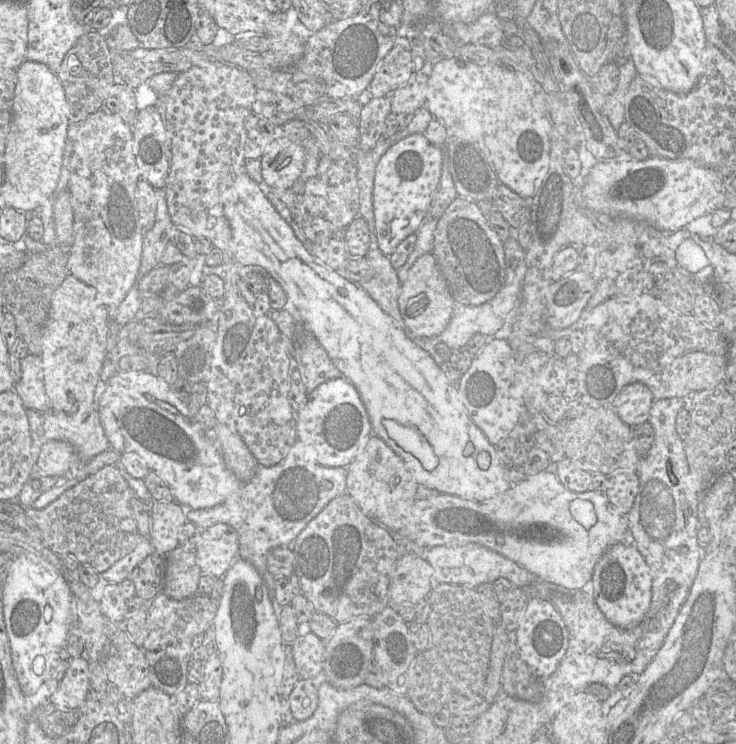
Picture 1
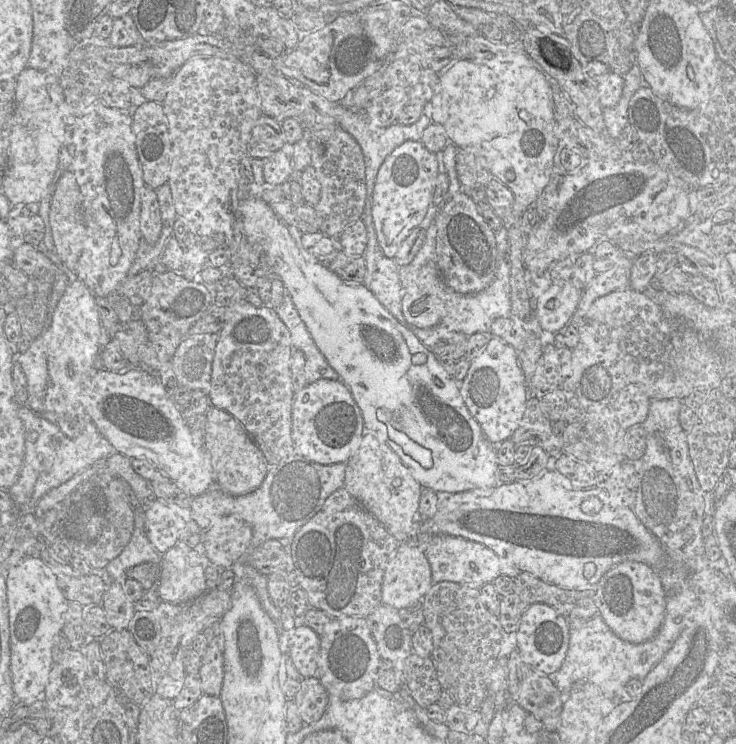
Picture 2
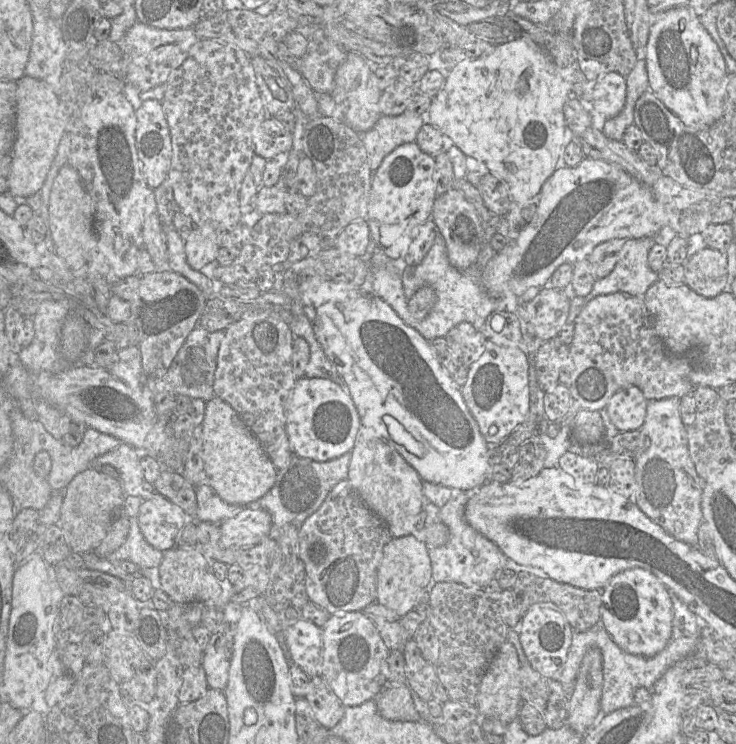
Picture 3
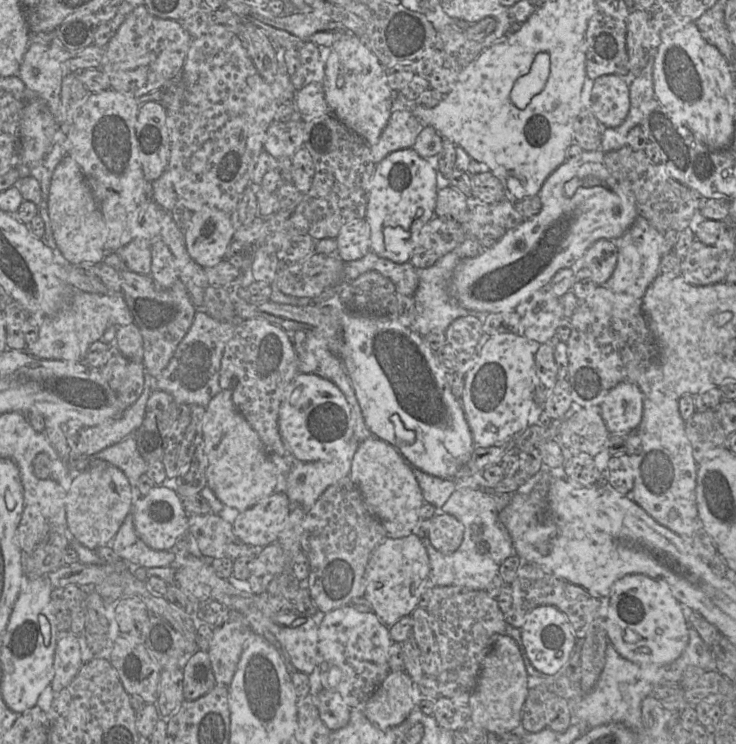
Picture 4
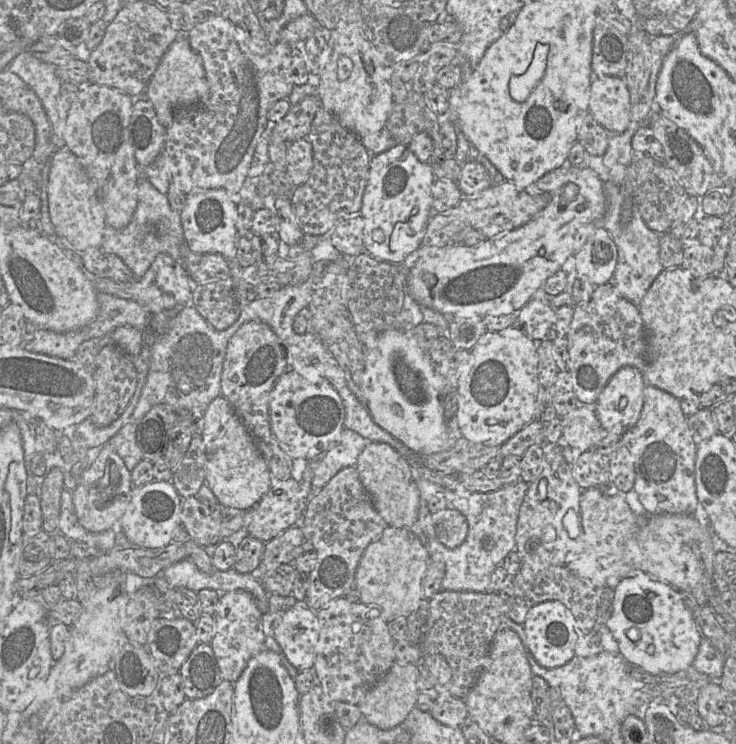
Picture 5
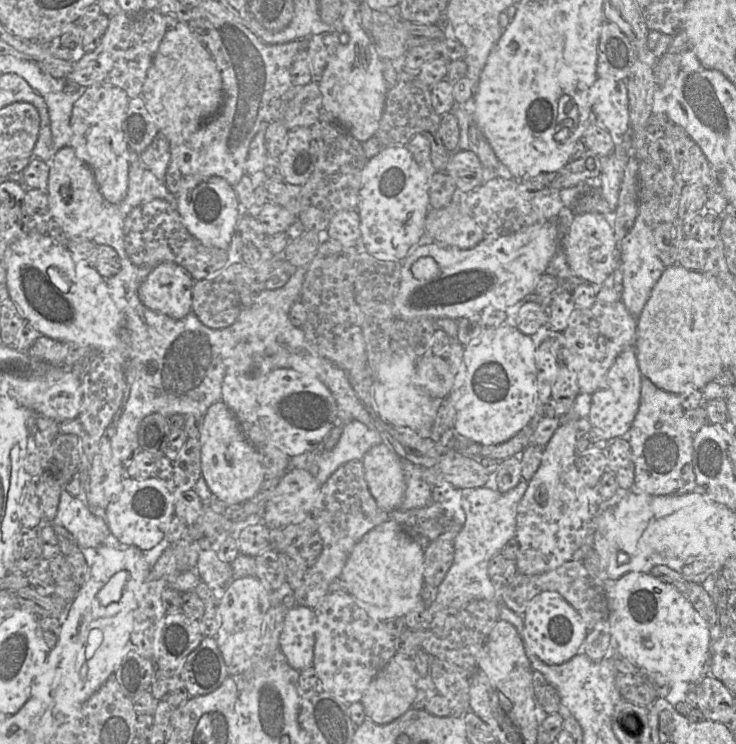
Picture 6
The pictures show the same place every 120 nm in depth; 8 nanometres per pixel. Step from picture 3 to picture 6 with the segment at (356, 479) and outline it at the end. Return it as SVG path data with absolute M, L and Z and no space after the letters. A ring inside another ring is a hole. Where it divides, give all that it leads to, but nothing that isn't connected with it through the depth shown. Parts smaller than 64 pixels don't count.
M380 443L366 452L362 463L369 491L377 505L389 514L399 509L405 493L402 459Z

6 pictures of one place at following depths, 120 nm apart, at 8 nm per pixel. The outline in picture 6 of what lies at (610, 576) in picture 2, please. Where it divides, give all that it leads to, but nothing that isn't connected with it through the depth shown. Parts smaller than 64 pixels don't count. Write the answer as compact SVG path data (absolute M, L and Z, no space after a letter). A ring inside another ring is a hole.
M628 572L619 579L607 578L603 584L607 601L607 617L611 637L617 641L619 652L641 669L656 671L669 682L699 683L709 674L706 665L711 655L710 626L695 610L688 598L672 585L650 574Z

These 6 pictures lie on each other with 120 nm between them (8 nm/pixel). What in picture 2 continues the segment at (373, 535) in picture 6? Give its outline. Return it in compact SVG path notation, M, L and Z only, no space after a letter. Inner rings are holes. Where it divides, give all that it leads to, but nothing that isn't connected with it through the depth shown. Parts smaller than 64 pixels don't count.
M405 542L400 543L384 573L382 604L406 610L423 599L432 585L431 568L425 553Z

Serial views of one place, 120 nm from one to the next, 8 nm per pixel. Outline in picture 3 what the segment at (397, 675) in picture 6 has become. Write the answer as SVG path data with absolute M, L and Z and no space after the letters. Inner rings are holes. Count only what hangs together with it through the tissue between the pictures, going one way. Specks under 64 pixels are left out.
M386 683L374 698L379 714L391 721L419 721L407 683Z

